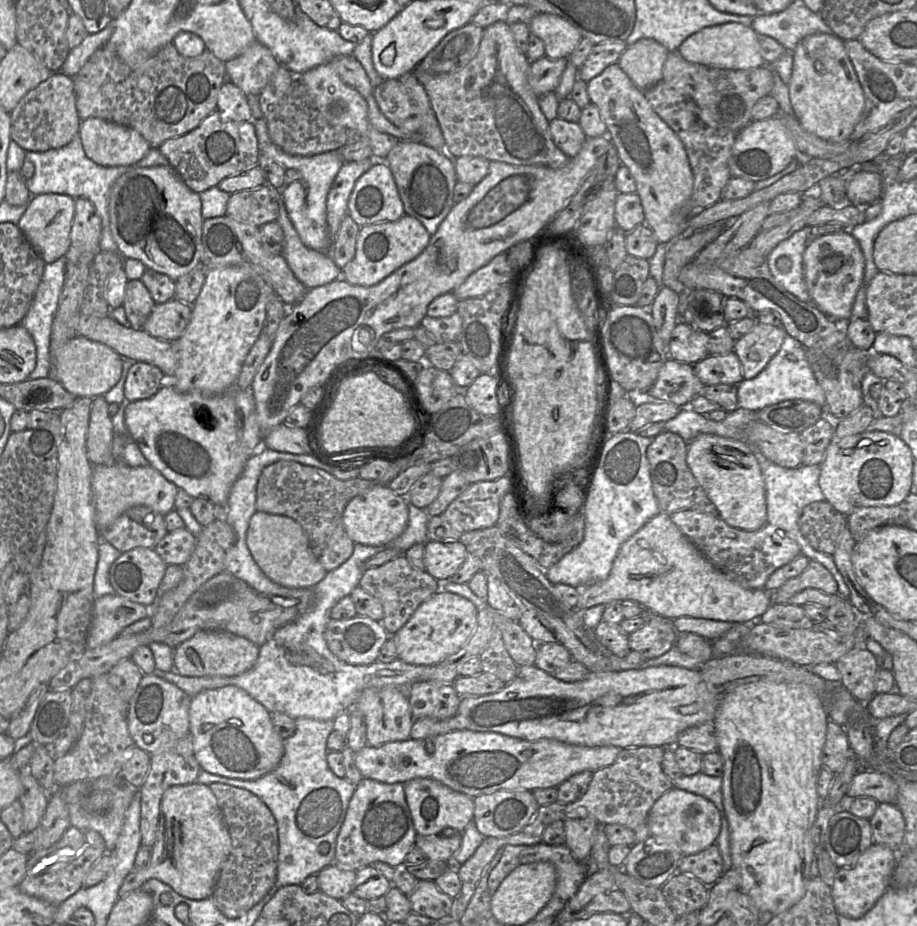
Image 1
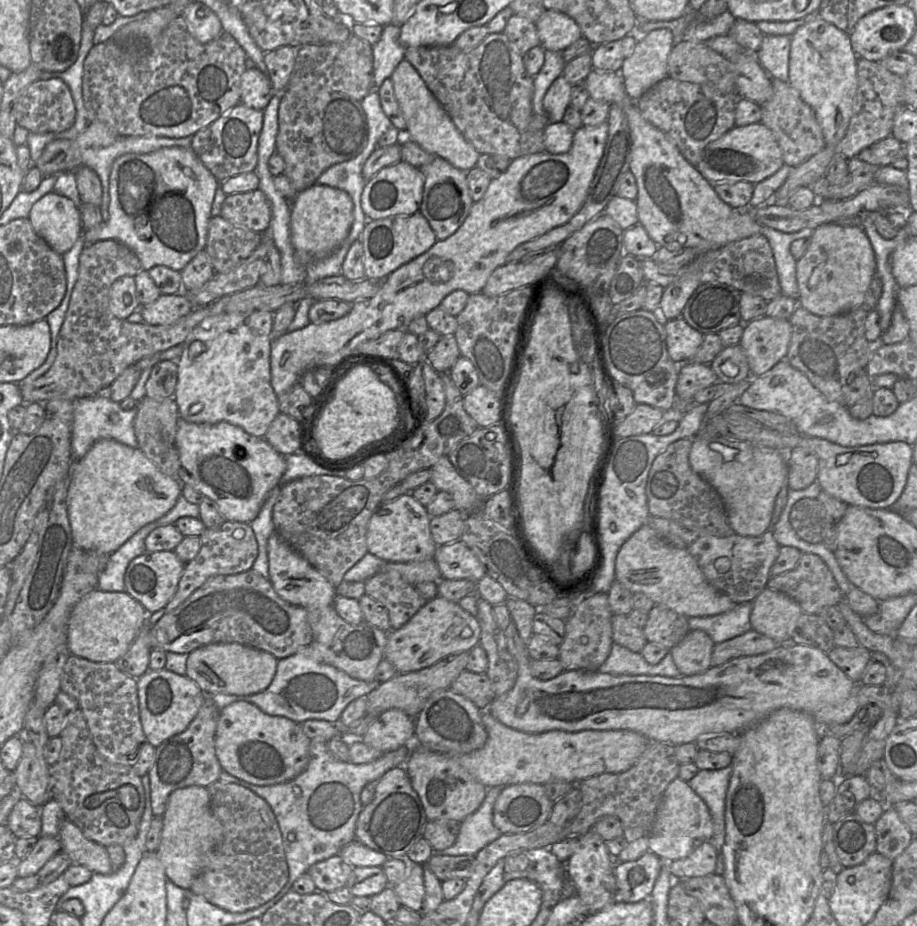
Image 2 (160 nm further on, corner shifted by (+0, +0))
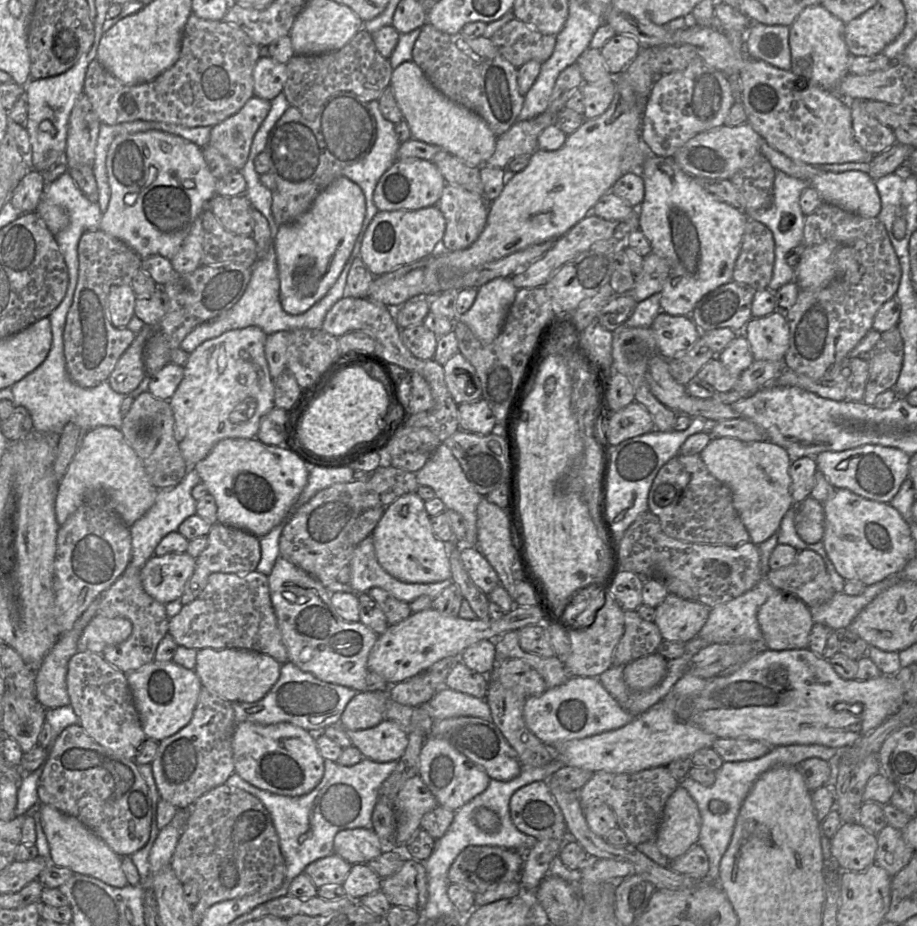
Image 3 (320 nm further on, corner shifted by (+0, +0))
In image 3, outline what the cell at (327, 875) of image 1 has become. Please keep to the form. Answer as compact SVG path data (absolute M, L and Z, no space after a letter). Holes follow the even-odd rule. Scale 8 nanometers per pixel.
M334 852L310 863L304 870L317 888L343 885L352 865Z

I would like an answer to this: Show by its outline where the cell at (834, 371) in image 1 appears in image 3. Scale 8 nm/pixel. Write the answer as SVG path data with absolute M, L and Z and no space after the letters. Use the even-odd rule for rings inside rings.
M823 202L805 216L803 246L819 245L827 240L838 243L835 248L835 260L839 265L838 278L816 290L800 289L795 304L785 313L790 326L790 344L783 359L785 368L812 379L822 378L834 366L841 366L847 360L851 350L872 329L880 307L895 297L901 279L898 257L878 217L863 217Z

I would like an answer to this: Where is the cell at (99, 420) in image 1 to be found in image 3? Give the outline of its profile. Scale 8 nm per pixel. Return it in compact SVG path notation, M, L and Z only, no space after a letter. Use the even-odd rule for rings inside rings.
M145 324L109 375L108 382L115 392L129 395L147 375L143 360L143 349L150 334L151 326Z

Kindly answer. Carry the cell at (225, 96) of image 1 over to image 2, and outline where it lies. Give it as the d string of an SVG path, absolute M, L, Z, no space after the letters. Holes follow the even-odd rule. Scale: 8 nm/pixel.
M248 67L241 76L240 103L263 111L274 93L268 74L256 67Z

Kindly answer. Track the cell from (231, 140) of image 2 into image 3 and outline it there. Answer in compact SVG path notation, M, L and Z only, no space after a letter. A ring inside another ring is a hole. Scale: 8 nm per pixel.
M250 98L237 113L211 128L209 145L225 156L237 171L242 170L253 138L270 108L270 101Z

